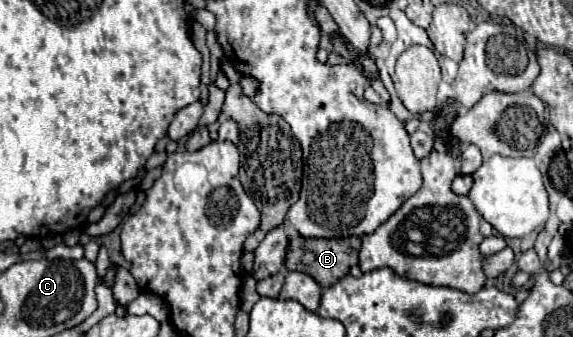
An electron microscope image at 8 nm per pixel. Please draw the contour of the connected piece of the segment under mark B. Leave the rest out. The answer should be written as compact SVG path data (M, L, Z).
M292 235L286 249L284 265L288 271L302 271L314 277L322 287L328 287L336 283L340 277L348 273L352 265L358 263L358 251L360 251L360 239L348 237L348 239L304 239L300 235Z

